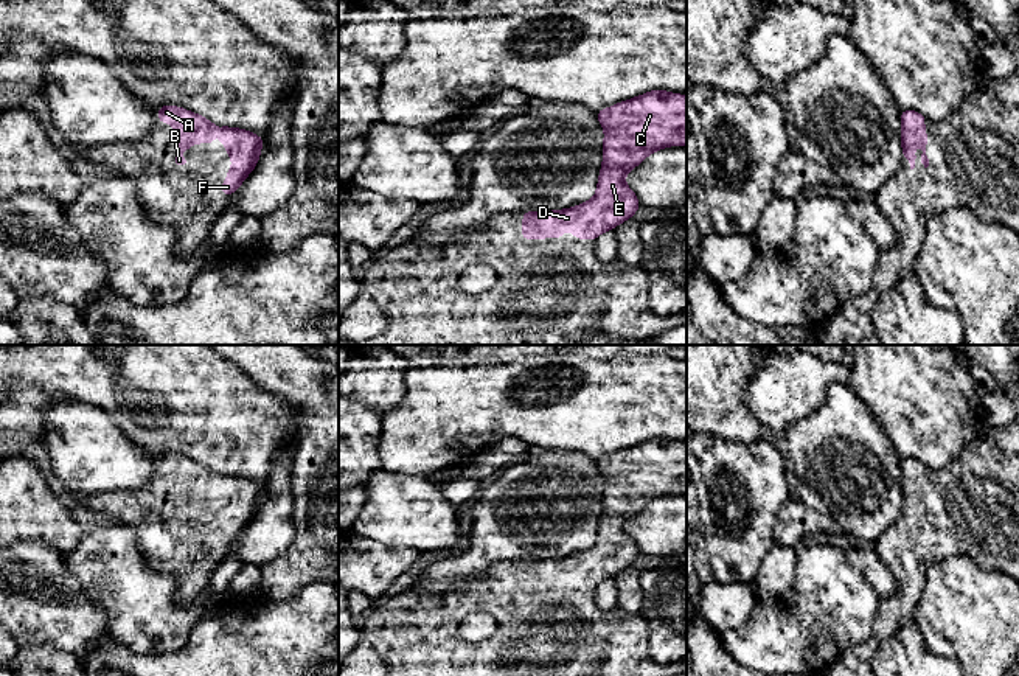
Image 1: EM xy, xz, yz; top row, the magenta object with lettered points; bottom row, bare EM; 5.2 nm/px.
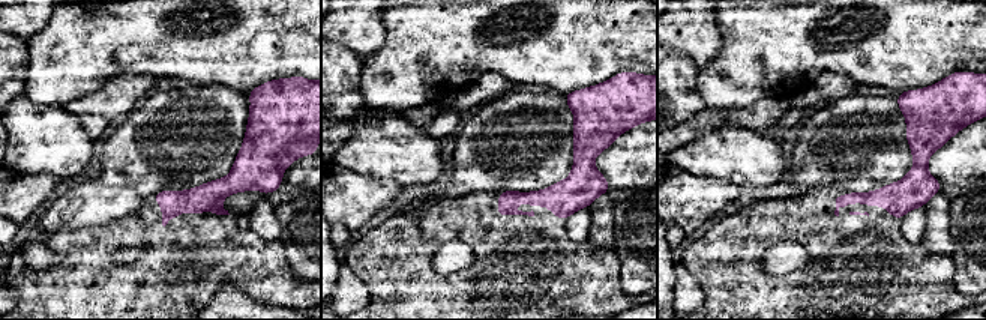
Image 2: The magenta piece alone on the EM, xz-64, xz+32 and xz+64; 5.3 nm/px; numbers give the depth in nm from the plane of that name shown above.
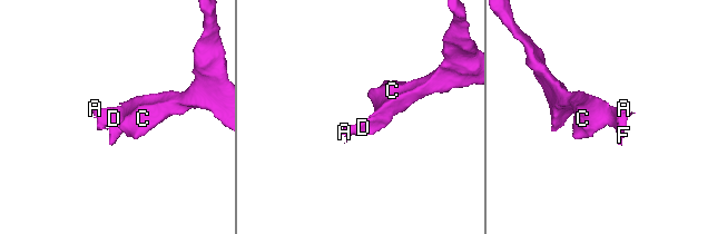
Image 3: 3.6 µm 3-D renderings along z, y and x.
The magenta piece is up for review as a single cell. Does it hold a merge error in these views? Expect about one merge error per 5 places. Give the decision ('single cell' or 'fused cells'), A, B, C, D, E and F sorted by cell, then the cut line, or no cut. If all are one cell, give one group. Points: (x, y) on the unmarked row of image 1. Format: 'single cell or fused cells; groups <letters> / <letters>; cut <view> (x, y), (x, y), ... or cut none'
single cell; groups A B C D E F; cut none

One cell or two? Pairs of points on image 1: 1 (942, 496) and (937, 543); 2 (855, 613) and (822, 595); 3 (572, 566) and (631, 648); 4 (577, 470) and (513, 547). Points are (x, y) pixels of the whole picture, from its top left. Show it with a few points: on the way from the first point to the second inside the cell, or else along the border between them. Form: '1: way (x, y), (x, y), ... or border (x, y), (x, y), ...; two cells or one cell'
1: way (942, 507), (937, 532); one cell
2: way (847, 613), (841, 613), (830, 603); one cell
3: way (572, 588), (572, 595), (609, 633); one cell
4: way (559, 488), (522, 529); one cell

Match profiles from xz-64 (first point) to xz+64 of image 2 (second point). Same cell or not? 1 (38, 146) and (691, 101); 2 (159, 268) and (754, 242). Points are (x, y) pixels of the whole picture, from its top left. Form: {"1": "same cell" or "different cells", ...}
{"1": "different cells", "2": "same cell"}

